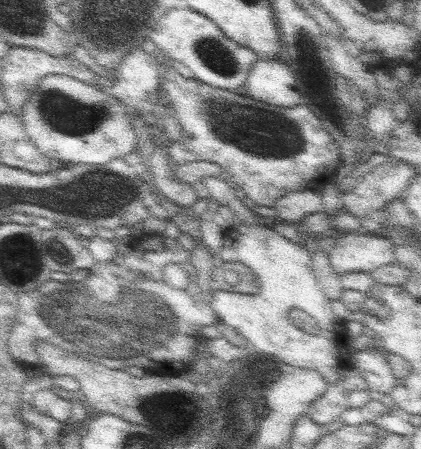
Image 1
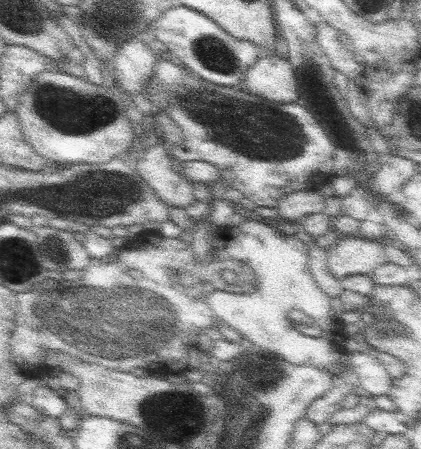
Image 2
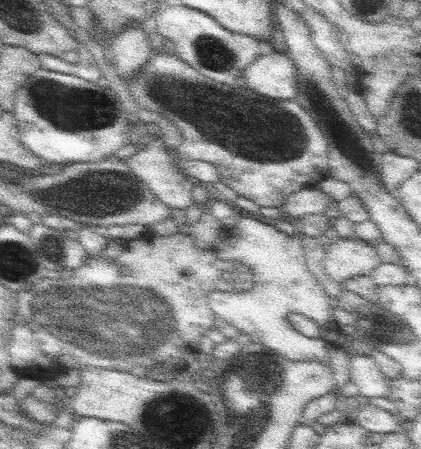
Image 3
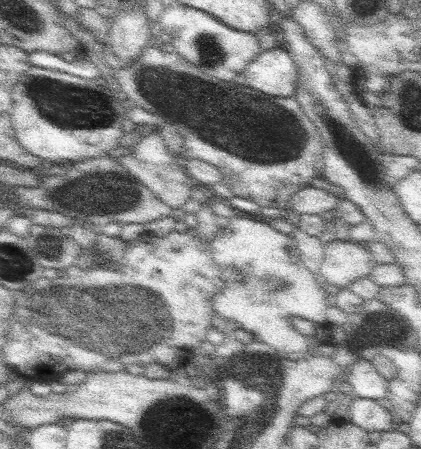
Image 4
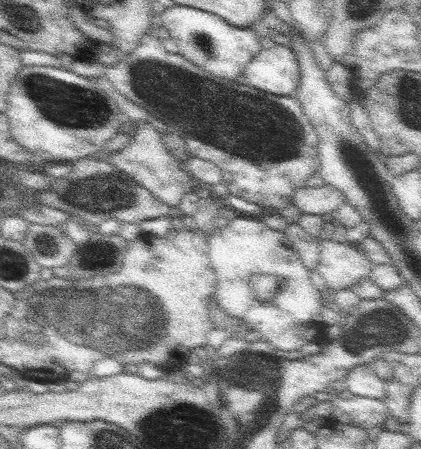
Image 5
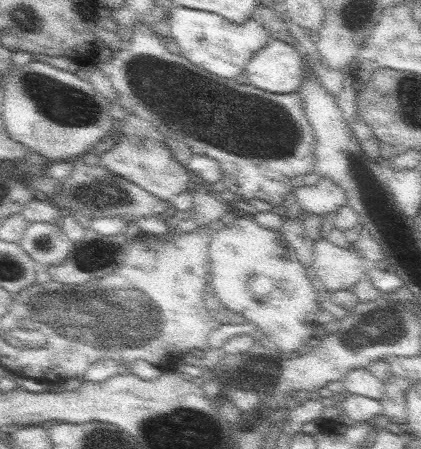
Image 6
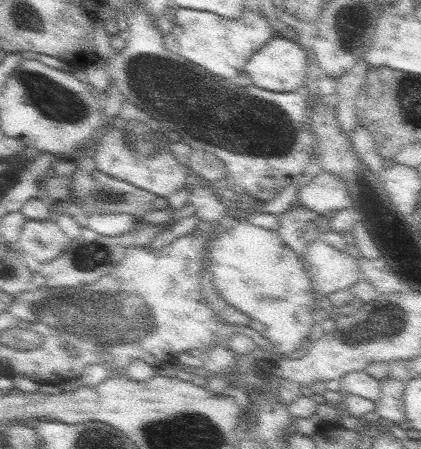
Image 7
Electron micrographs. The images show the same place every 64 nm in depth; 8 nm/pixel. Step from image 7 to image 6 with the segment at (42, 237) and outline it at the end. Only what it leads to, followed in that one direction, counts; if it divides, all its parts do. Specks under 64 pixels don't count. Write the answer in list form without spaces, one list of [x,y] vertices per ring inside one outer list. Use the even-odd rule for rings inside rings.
[[[35,222],[35,224],[27,224],[27,228],[19,240],[19,246],[35,262],[51,266],[51,264],[63,262],[65,256],[71,254],[73,240],[69,236],[65,236],[59,222],[53,222],[53,224]]]

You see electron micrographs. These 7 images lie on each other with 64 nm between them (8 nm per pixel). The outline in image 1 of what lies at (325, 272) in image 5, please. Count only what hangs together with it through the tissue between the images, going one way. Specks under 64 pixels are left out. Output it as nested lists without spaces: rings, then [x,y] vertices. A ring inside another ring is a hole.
[[[363,232],[357,234],[341,234],[329,252],[329,262],[335,274],[345,276],[351,272],[367,272],[371,274],[379,266],[395,264],[395,244],[385,236],[367,236]]]

